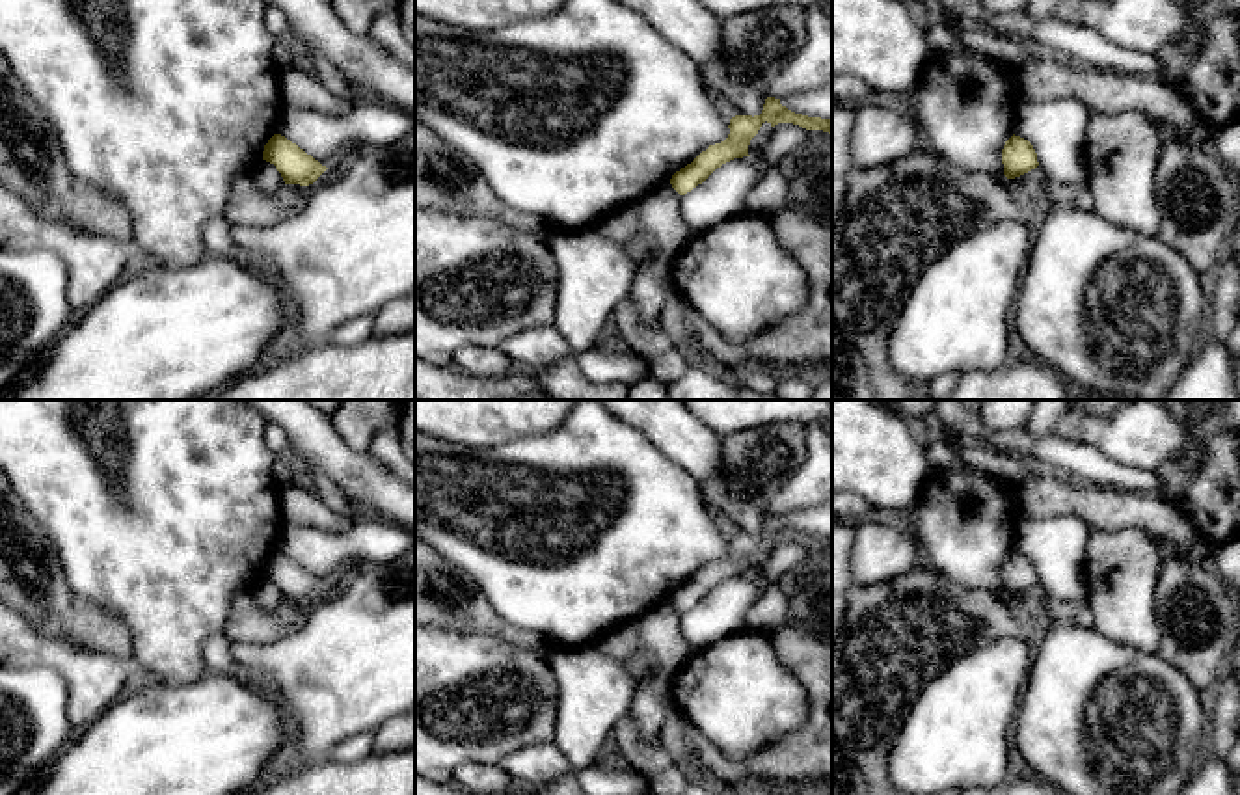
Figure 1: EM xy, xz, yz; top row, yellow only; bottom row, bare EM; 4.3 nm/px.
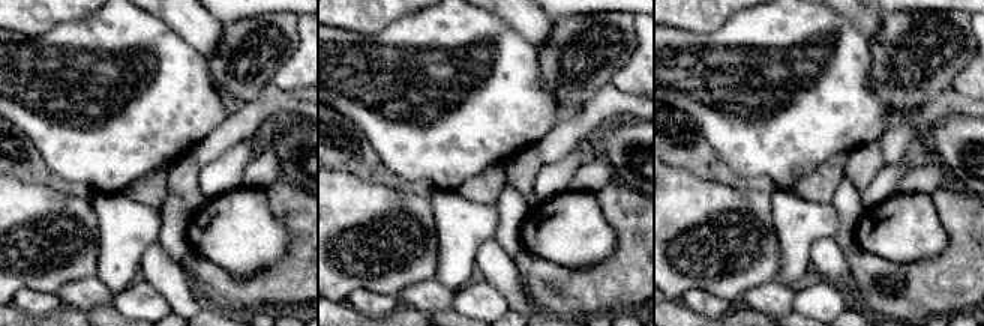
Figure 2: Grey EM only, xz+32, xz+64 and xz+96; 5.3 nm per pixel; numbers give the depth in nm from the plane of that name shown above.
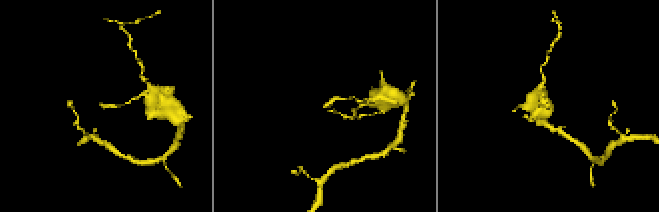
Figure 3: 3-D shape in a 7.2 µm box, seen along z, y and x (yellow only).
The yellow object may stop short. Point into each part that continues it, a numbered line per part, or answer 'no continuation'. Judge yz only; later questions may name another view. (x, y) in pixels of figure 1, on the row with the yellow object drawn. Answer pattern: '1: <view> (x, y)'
no continuation

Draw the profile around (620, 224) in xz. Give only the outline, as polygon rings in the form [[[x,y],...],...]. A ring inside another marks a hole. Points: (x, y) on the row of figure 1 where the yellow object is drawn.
[[[631,201],[605,212],[594,231],[613,242],[627,242],[639,229],[640,201]]]

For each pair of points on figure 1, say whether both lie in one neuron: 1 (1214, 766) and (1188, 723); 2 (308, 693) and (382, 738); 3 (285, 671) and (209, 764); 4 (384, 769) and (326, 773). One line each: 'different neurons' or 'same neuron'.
1: different neurons
2: different neurons
3: different neurons
4: same neuron

